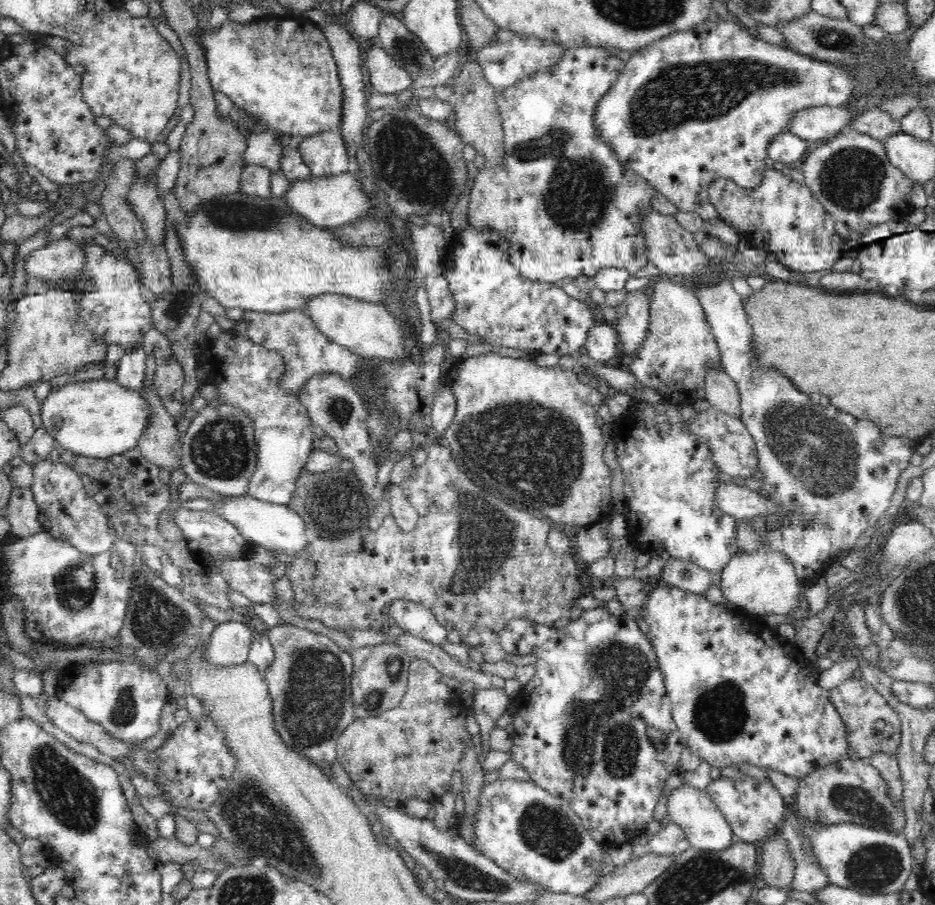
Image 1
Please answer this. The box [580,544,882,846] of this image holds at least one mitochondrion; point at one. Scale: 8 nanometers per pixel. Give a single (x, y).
(720, 713)

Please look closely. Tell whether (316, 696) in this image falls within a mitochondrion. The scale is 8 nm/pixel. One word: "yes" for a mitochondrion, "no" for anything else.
yes

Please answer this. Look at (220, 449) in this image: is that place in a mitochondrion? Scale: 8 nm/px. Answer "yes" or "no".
yes

